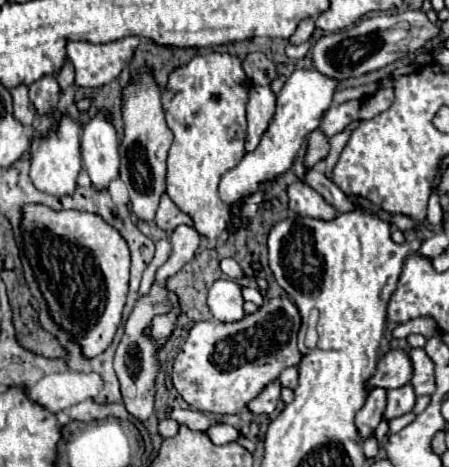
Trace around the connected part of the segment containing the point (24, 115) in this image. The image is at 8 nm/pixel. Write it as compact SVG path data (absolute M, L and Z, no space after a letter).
M20 84L20 86L12 88L10 92L12 92L12 98L14 98L14 116L24 126L30 126L32 120L34 120L34 116L36 116L36 108L34 108L34 104L28 98L28 86Z

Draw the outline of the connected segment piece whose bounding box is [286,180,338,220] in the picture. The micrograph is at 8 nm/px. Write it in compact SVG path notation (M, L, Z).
M294 182L286 188L288 194L288 206L290 210L294 210L300 216L308 216L308 218L318 218L318 220L332 220L338 210L324 202L324 198L310 188L306 182Z

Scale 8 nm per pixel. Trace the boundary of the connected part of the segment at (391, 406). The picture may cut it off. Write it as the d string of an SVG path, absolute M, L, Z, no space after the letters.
M406 384L402 388L396 388L396 390L390 390L388 392L388 406L386 406L386 412L384 412L384 420L390 422L394 418L400 418L400 416L412 412L414 404L416 404L416 394L414 394L410 384Z

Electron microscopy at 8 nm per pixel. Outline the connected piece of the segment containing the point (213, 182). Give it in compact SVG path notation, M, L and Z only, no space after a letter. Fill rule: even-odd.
M210 52L194 56L186 66L176 68L162 92L162 106L166 114L166 124L174 132L174 142L168 152L168 176L166 176L166 194L172 202L186 214L192 216L196 230L206 238L218 238L228 222L232 220L232 210L226 202L220 200L218 184L222 176L234 170L244 158L246 144L246 104L250 92L250 78L242 68L242 60L232 54Z

